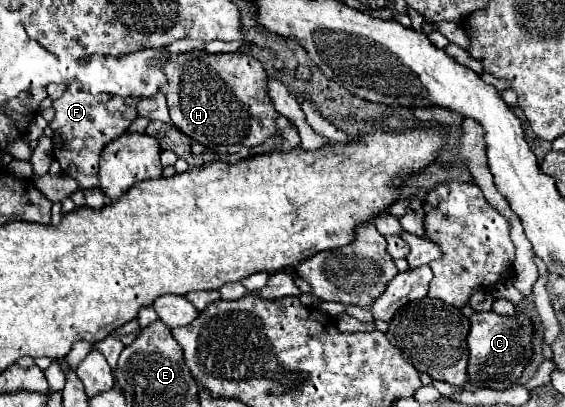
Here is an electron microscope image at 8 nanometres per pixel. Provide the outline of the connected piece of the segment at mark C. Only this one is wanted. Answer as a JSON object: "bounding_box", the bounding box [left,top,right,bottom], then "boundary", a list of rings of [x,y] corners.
{"bounding_box":[468,308,534,390],"boundary":[[[516,308],[514,316],[500,316],[494,310],[474,312],[470,316],[470,334],[468,334],[470,386],[506,390],[514,382],[518,382],[524,366],[532,358],[532,336],[534,336],[534,324],[520,308]]]}

